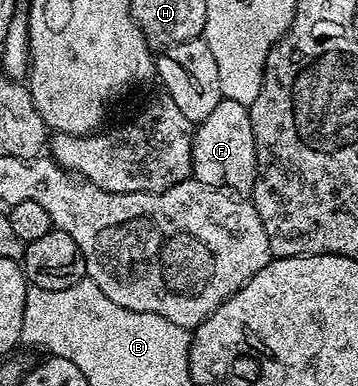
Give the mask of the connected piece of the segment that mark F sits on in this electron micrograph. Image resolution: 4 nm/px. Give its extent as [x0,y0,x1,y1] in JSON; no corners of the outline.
[193,98,258,197]

